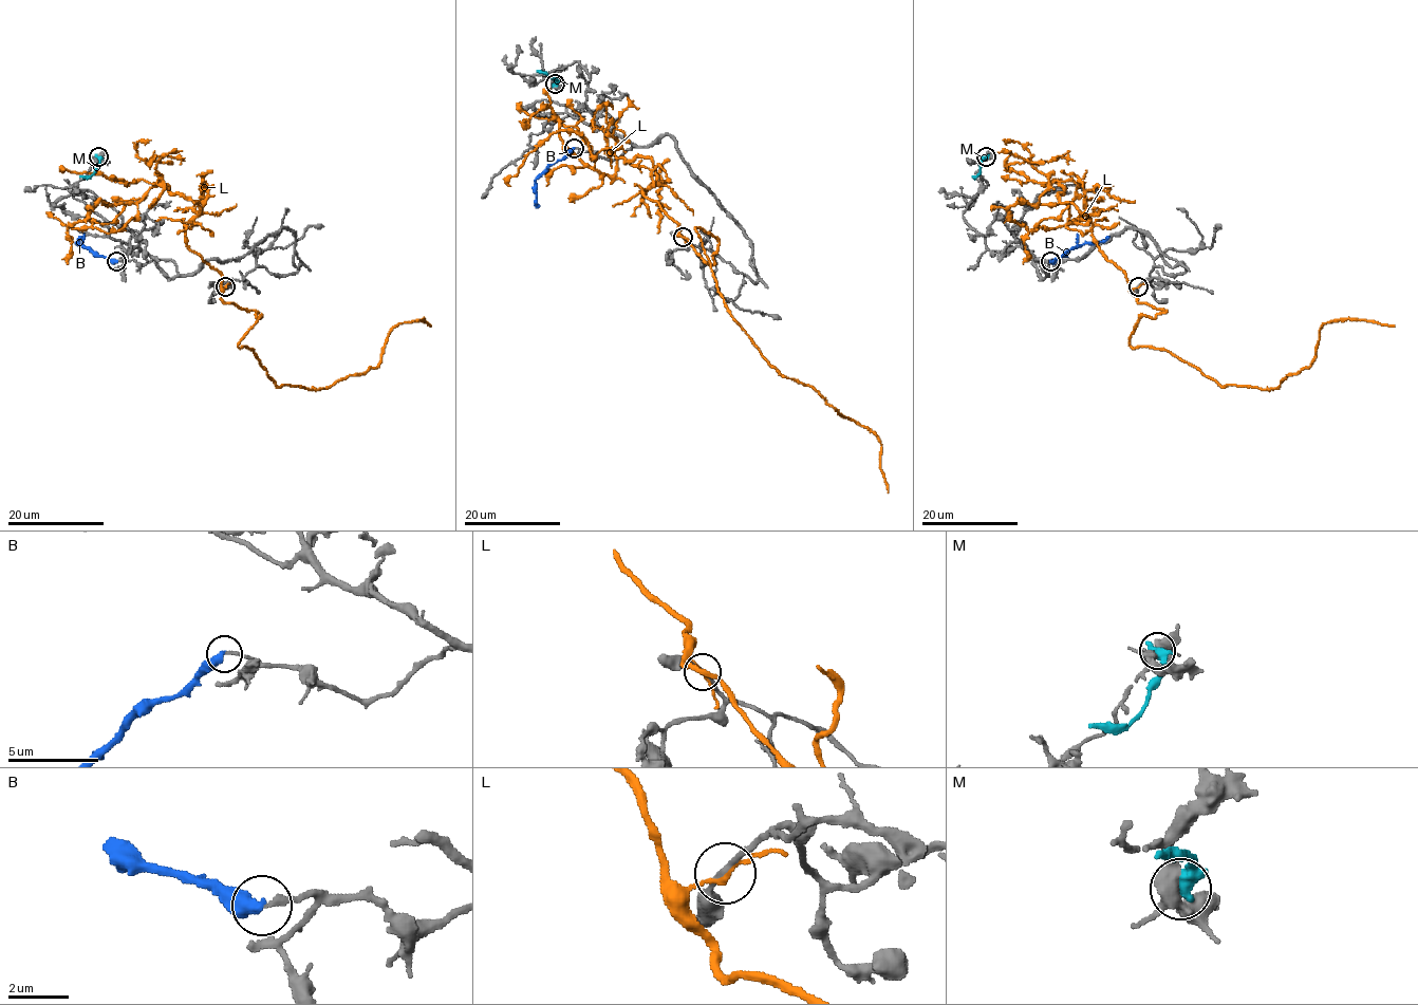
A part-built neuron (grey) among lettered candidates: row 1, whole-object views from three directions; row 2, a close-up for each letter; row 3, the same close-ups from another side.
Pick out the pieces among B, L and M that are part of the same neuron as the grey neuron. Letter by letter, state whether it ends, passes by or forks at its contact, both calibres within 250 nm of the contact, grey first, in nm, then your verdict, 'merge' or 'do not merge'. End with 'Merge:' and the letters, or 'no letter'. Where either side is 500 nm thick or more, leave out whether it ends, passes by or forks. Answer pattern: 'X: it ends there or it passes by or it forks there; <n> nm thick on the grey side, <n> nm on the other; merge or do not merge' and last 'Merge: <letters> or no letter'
B: it ends there; 180 nm thick on the grey side, 480 nm on the other; do not merge
L: it passes by; 170 nm thick on the grey side, 150 nm on the other; do not merge
M: 440 nm thick on the grey side, 550 nm on the other; do not merge
Merge: no letter

